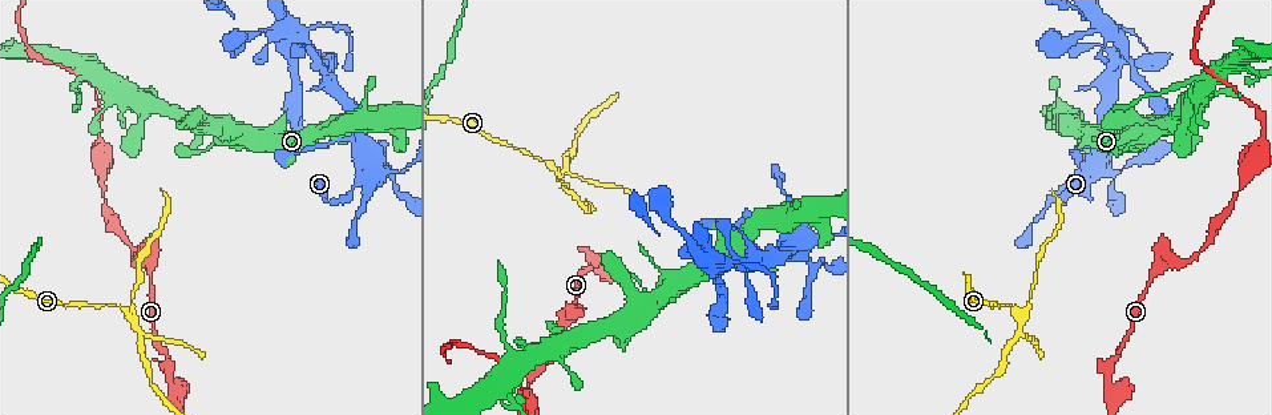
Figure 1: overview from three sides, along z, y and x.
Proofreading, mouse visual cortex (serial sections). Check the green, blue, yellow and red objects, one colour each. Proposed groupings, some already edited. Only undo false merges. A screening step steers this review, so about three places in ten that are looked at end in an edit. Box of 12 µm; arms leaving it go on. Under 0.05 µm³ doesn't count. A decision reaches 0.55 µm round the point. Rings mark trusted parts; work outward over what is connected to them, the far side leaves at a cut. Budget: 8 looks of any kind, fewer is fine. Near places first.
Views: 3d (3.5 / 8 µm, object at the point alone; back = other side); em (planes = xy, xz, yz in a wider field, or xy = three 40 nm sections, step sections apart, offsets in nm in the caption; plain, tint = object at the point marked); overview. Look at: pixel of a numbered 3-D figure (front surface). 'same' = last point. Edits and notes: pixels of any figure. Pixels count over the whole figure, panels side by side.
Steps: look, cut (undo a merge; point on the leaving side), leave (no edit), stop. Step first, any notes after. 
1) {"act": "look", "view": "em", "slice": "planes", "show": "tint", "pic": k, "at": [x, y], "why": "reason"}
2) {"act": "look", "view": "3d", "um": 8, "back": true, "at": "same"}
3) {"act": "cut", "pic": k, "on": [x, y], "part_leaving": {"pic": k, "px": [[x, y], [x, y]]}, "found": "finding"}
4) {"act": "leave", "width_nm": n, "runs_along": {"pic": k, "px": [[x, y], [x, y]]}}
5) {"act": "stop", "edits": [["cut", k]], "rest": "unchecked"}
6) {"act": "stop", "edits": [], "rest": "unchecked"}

{"act": "look", "view": "3d", "um": 8, "pic": 1, "at": [800, 234], "why": "arms run side by side"}

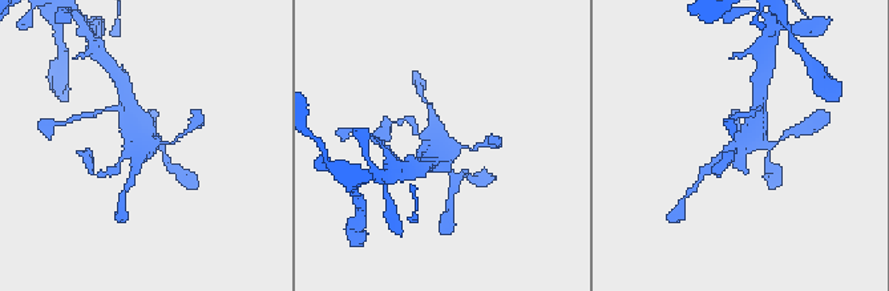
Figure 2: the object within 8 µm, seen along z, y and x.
{"act": "look", "view": "em", "slice": "xy", "step": 1, "show": "tint", "pic": 2, "at": [438, 142], "why": "need the tissue"}

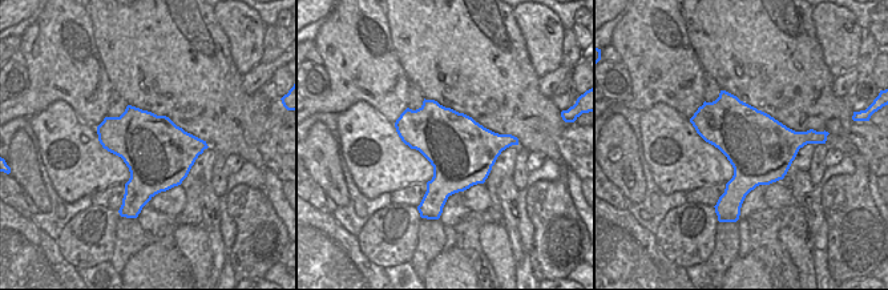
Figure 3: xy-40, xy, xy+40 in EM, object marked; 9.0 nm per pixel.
{"act": "leave", "runs_along": {"pic": 2, "px": [[723, 168], [758, 117]]}, "found": "all the same cell"}

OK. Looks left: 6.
{"act": "look", "view": "3d", "um": 3.5, "pic": 1, "at": [553, 167], "why": "three arms meet"}

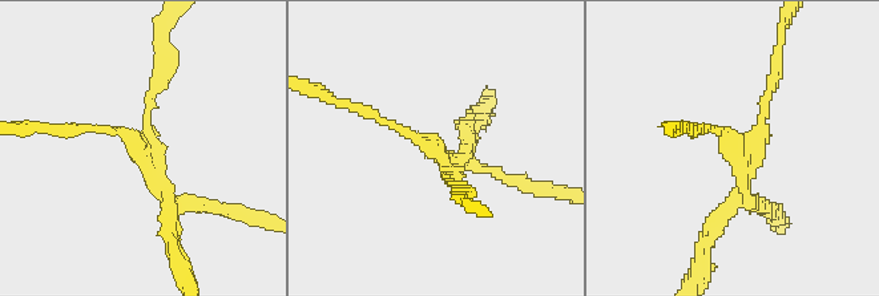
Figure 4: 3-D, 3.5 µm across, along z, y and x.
{"act": "look", "view": "em", "slice": "xy", "step": 2, "show": "tint", "pic": 4, "at": [734, 141], "why": "need the tissue"}

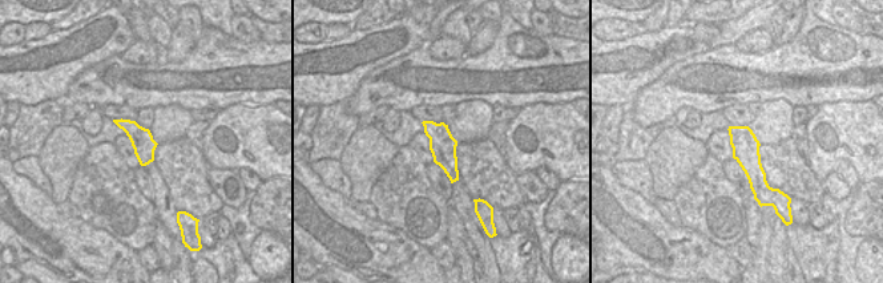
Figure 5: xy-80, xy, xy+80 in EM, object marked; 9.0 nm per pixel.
{"act": "look", "view": "em", "slice": "xy", "step": 3, "show": "tint", "at": "same"}

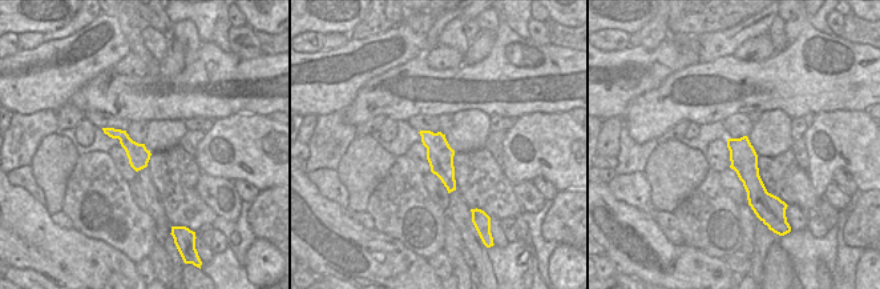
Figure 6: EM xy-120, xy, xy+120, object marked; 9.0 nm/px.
{"act": "cut", "pic": 4, "on": [168, 226], "width_nm": 240, "part_leaving": {"pic": 4, "px": [[169, 195], [173, 252], [185, 276]]}, "found": "a second cell is stuck on"}

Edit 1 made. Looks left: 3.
{"act": "look", "view": "3d", "um": 3.5, "back": true, "pic": 1, "at": [1107, 388], "why": "sharp bend"}

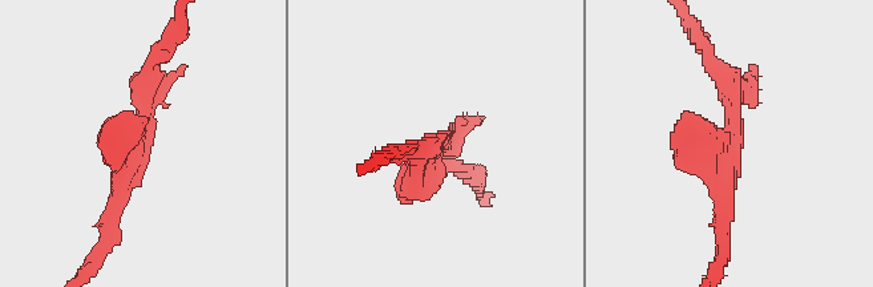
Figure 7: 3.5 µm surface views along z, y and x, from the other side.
{"act": "look", "view": "em", "slice": "xy", "step": 5, "show": "plain", "pic": 7, "at": [730, 137], "why": "need the tissue"}

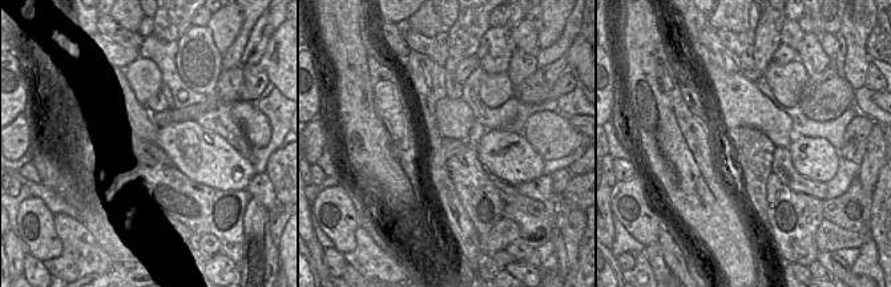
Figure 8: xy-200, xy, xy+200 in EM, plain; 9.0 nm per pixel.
{"act": "look", "view": "em", "slice": "xy", "step": 5, "show": "tint", "at": "same", "why": "with the object marked"}

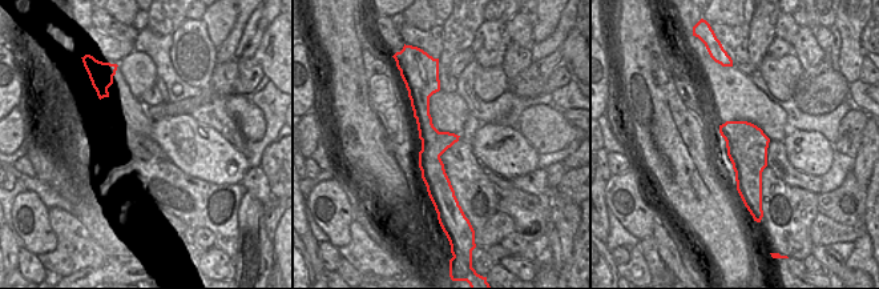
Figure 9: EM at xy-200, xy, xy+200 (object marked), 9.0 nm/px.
{"act": "leave", "runs_along": {"pic": 9, "px": [[434, 83], [423, 120], [450, 197]]}, "found": "one cell here"}

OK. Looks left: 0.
{"act": "stop", "edits": [["cut", 4]], "rest": "unchecked"}

